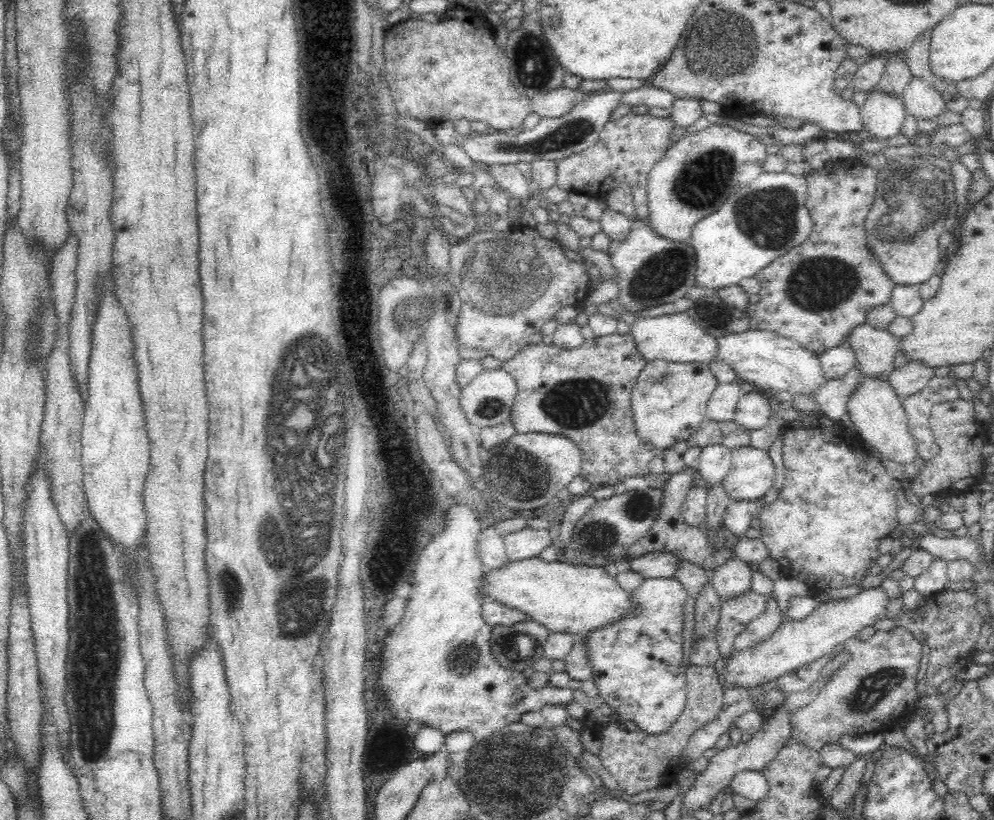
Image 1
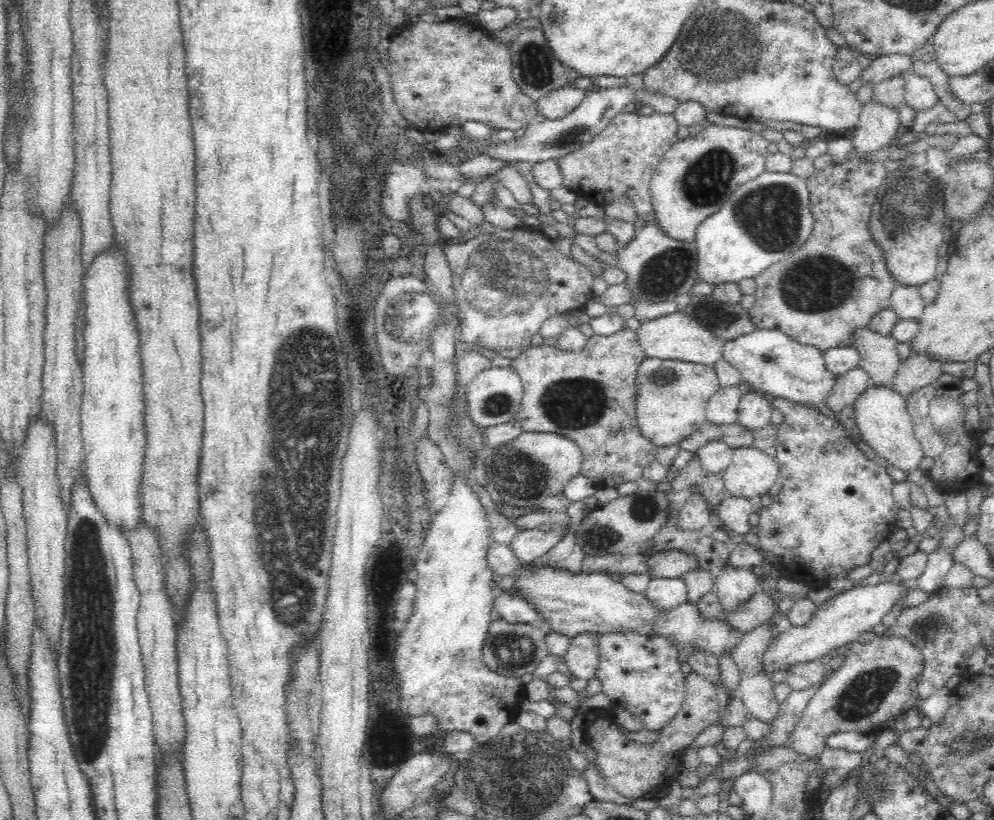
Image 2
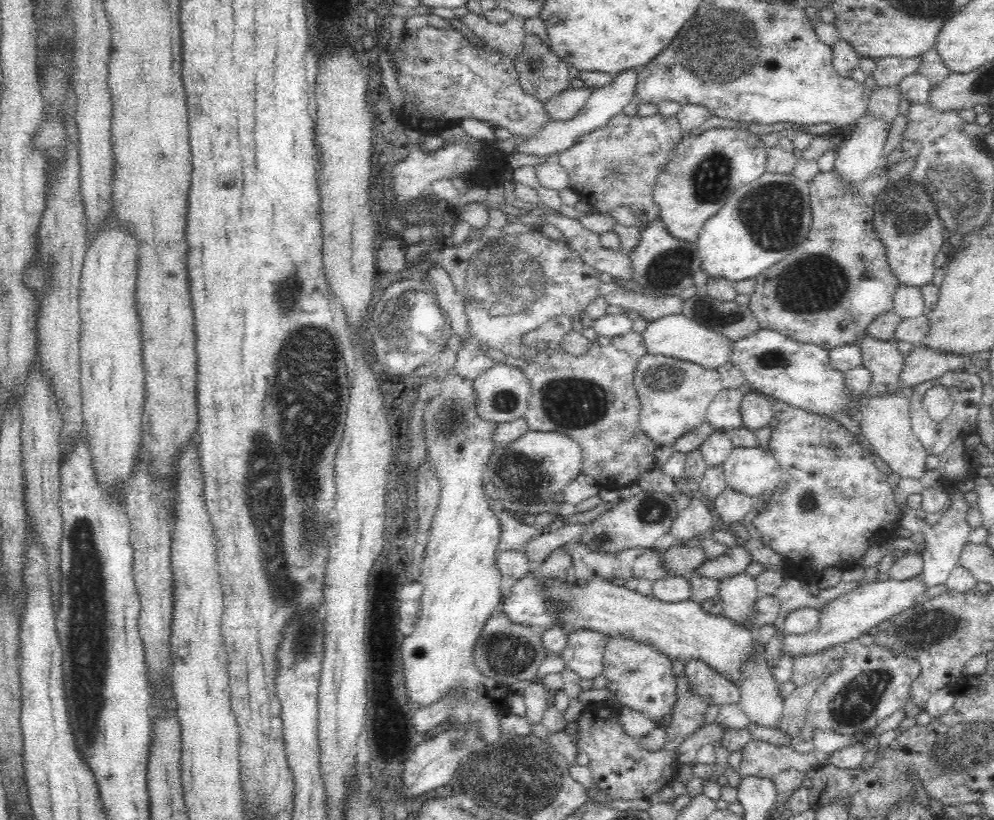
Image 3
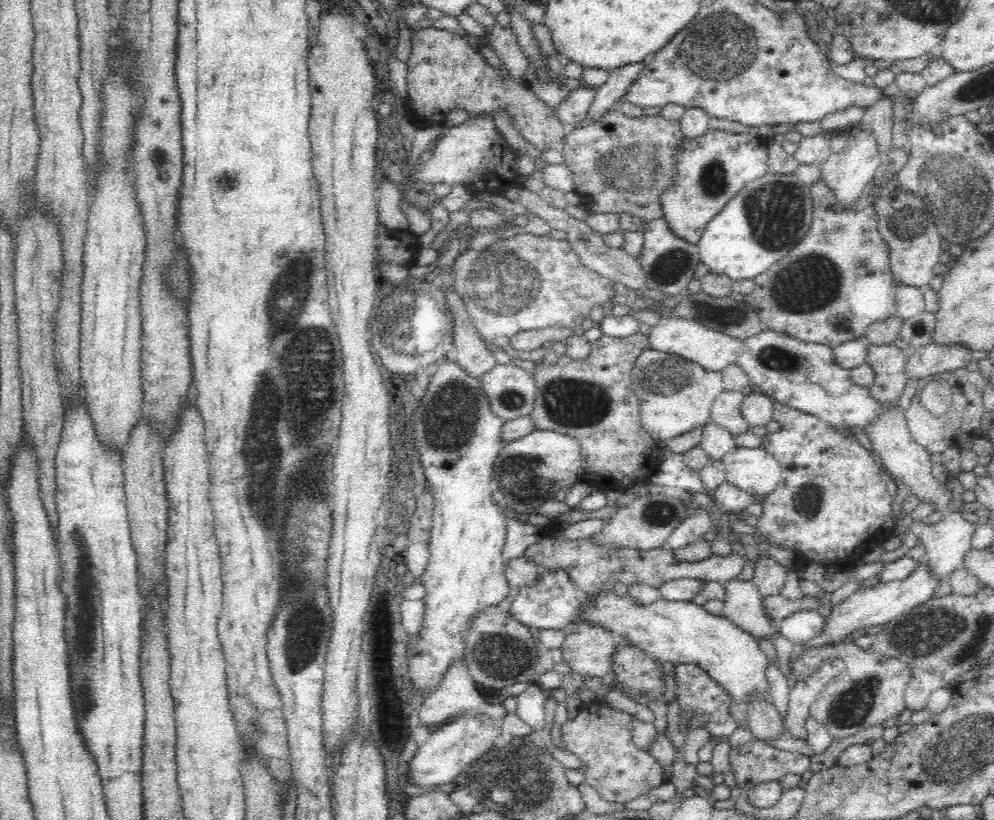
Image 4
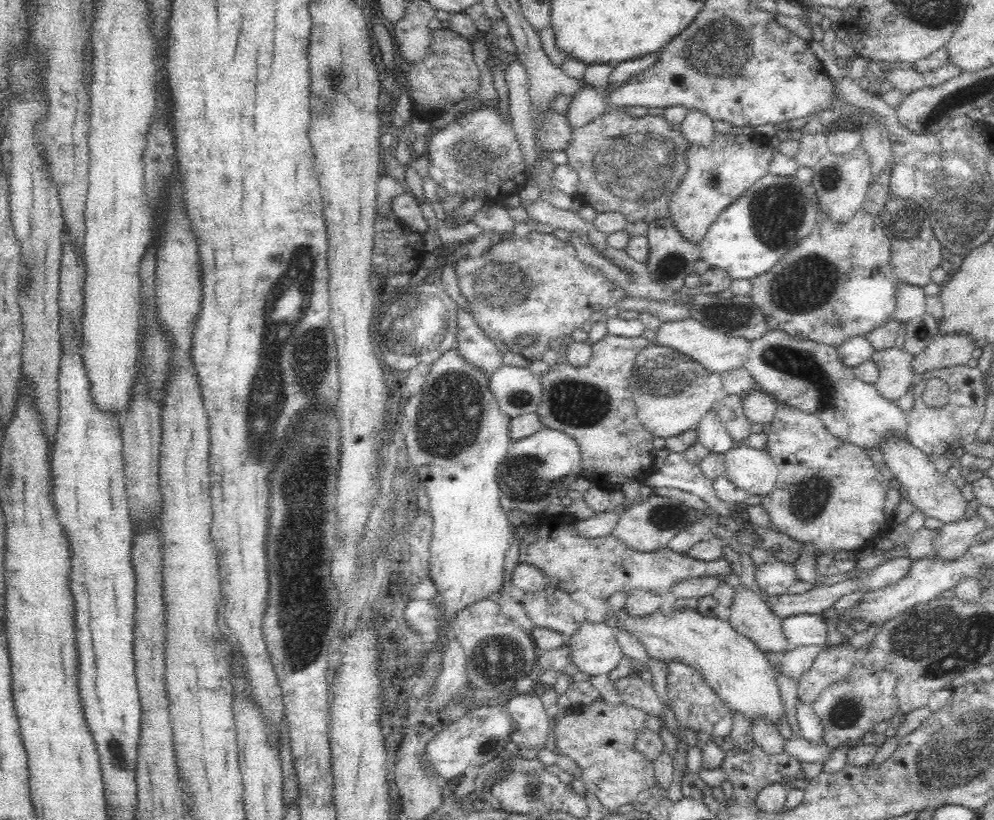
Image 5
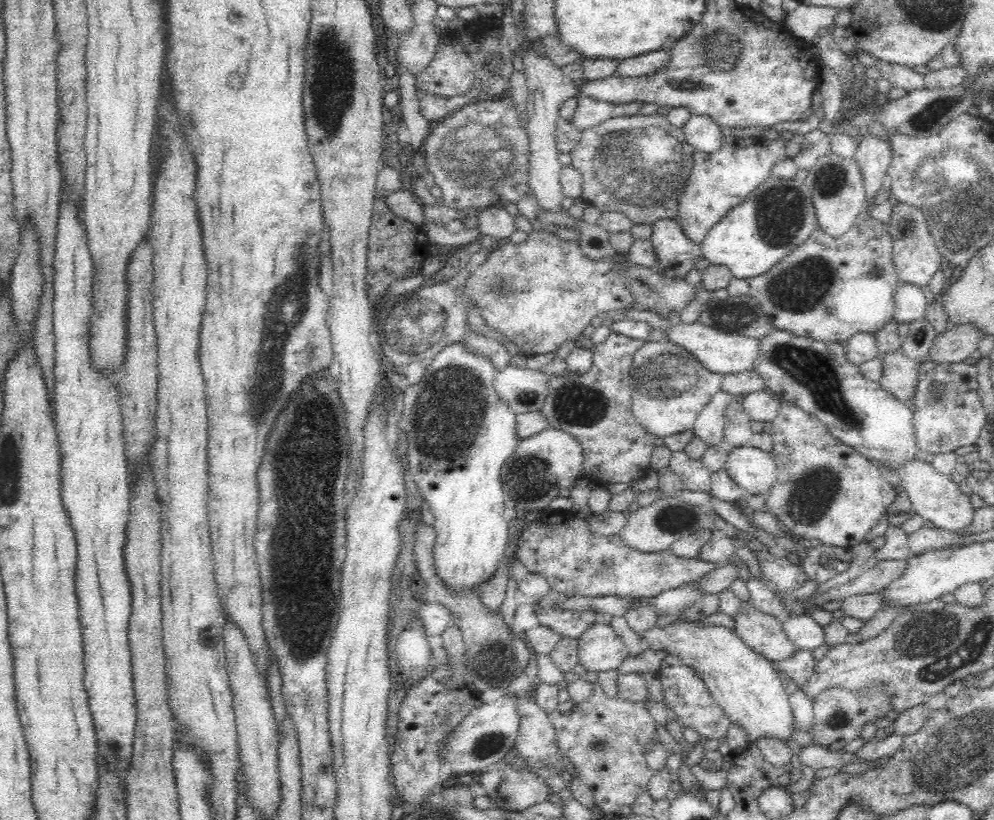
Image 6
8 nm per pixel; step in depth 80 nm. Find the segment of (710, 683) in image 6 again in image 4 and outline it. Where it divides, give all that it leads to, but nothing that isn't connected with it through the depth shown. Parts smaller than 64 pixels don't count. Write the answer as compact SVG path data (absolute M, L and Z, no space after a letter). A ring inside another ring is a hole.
M602 592L592 598L590 605L581 606L582 622L590 625L602 626L605 630L612 632L616 637L624 636L641 648L649 657L658 659L661 662L671 662L678 664L694 664L706 671L710 675L712 682L718 683L723 690L729 692L731 703L735 708L736 703L750 704L754 698L765 700L767 704L773 704L770 694L768 680L766 679L766 668L768 661L766 655L759 649L759 642L748 632L744 632L738 626L722 615L713 616L706 612L702 605L697 606L691 601L666 601L656 600L649 605L634 604L632 597L616 596L612 592Z

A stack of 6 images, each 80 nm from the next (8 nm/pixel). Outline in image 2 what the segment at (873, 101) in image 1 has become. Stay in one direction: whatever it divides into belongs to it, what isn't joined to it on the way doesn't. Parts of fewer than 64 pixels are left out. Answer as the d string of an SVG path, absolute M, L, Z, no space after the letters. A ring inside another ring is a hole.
M876 102L866 103L851 140L851 156L846 162L870 162L867 155L879 153L894 139L896 129L901 124L898 118L897 110Z

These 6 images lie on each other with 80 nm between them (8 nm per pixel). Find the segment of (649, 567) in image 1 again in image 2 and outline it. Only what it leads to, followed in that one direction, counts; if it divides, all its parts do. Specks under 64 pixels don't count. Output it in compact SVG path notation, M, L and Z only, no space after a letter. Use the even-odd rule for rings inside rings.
M682 550L651 551L648 557L650 578L678 578L698 570L698 559Z

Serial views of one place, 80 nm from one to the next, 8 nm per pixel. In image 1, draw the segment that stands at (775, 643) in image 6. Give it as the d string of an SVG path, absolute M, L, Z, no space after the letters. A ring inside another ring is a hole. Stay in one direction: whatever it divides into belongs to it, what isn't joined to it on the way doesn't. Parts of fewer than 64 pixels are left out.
M732 558L712 572L710 583L721 602L730 602L752 591L752 575L753 572L747 564Z

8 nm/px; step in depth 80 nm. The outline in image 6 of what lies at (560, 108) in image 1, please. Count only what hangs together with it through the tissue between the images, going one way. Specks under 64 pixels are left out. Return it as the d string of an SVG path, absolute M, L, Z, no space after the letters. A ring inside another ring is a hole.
M577 98L578 106L571 123L580 130L588 130L602 124L605 120L616 116L634 116L646 112L648 107L642 101L633 101L627 104L614 104L593 98Z

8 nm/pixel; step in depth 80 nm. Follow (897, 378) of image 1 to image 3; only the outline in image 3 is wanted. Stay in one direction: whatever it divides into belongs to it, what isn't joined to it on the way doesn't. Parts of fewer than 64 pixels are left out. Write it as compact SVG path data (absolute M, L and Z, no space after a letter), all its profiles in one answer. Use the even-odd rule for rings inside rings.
M924 344L914 347L904 357L904 365L901 370L901 388L916 386L920 382L942 376L945 372L964 369L969 365L971 357L966 355L944 353Z

